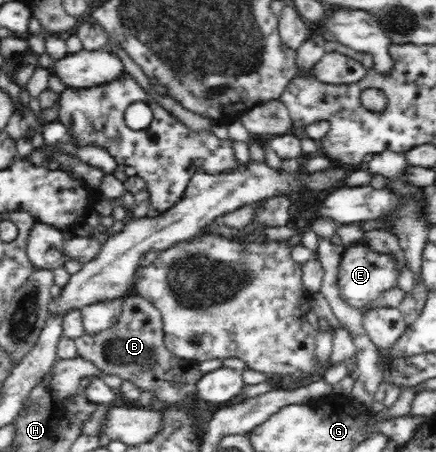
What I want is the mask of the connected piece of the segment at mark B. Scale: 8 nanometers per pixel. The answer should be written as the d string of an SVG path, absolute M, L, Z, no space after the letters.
M127 296L124 299L122 316L109 329L98 334L83 334L74 339L76 350L82 358L88 358L101 369L103 375L118 375L123 380L129 380L139 386L141 391L155 392L155 401L158 405L178 405L188 397L194 395L196 381L203 373L199 371L197 360L181 360L175 357L165 345L162 331L162 313L149 301L137 296Z

